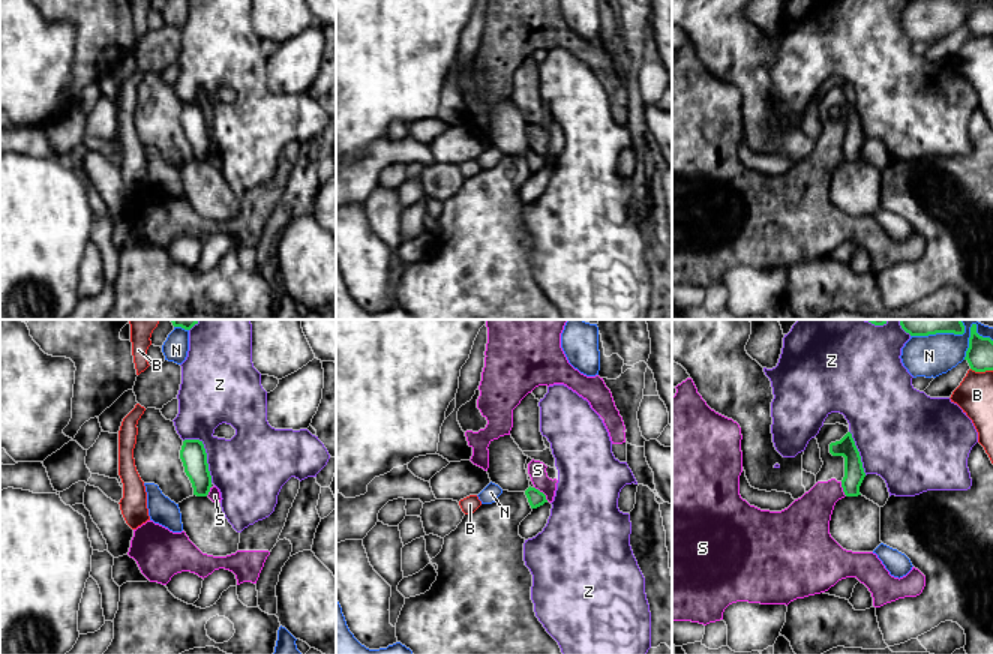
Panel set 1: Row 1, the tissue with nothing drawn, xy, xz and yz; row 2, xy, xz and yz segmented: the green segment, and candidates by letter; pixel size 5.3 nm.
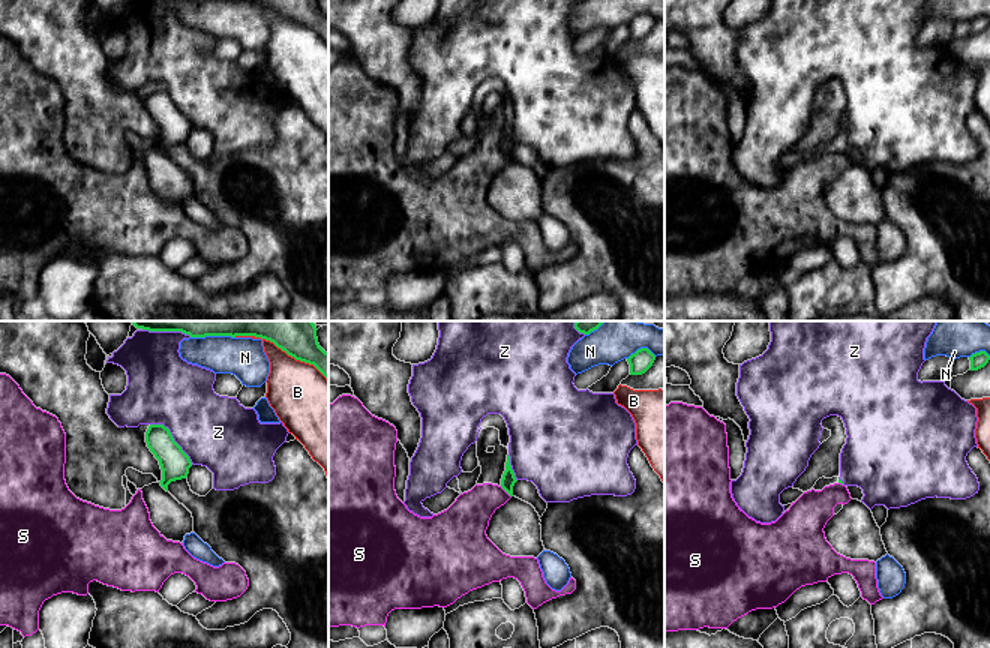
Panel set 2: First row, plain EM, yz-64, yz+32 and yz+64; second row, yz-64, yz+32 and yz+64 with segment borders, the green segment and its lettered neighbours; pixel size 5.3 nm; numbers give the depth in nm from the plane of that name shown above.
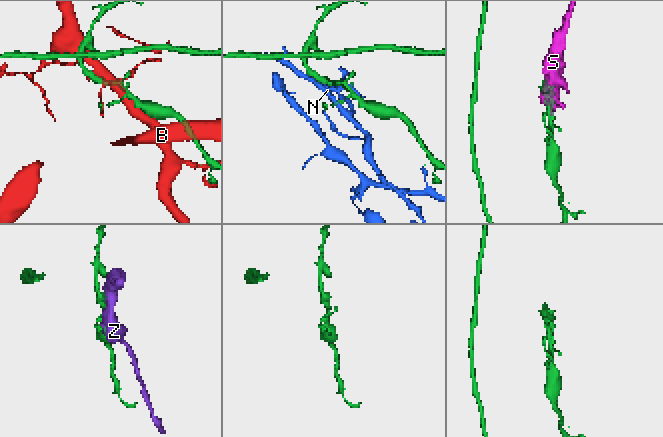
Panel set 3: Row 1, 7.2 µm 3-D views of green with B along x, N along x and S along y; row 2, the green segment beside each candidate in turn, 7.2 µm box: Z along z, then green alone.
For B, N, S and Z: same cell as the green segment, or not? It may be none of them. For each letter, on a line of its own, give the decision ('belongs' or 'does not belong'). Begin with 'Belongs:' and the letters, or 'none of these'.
Belongs: none of these
B: does not belong
N: does not belong
S: does not belong
Z: does not belong

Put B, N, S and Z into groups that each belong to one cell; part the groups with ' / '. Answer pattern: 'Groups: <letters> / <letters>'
Groups: B / N / S / Z

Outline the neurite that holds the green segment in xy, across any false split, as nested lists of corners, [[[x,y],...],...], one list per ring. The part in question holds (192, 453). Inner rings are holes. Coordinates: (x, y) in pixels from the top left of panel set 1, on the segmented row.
[[[184,440],[180,450],[180,459],[183,462],[184,472],[192,483],[194,495],[207,496],[212,488],[212,476],[202,441]]]

